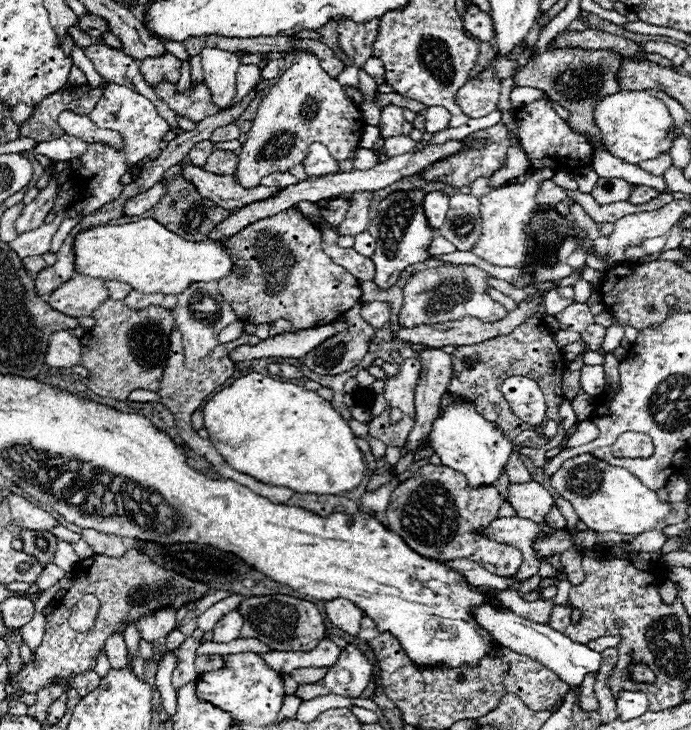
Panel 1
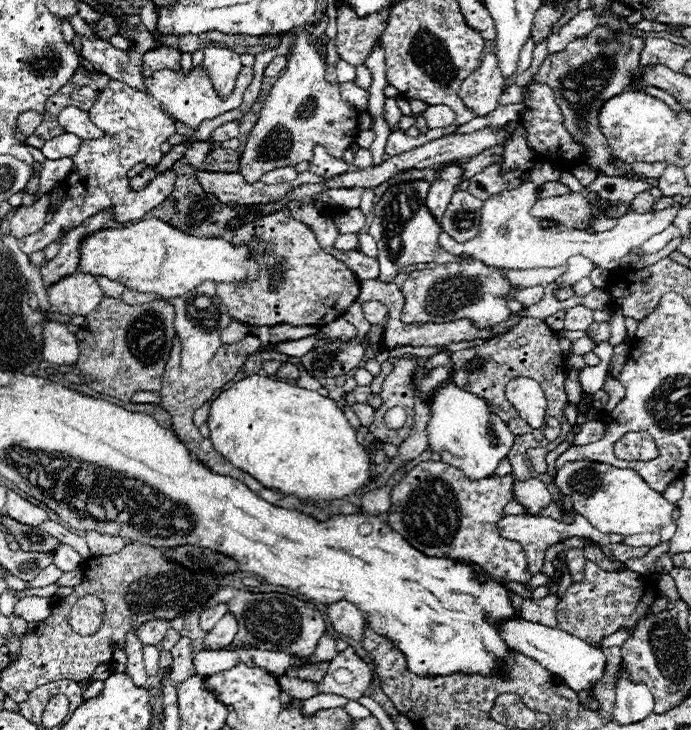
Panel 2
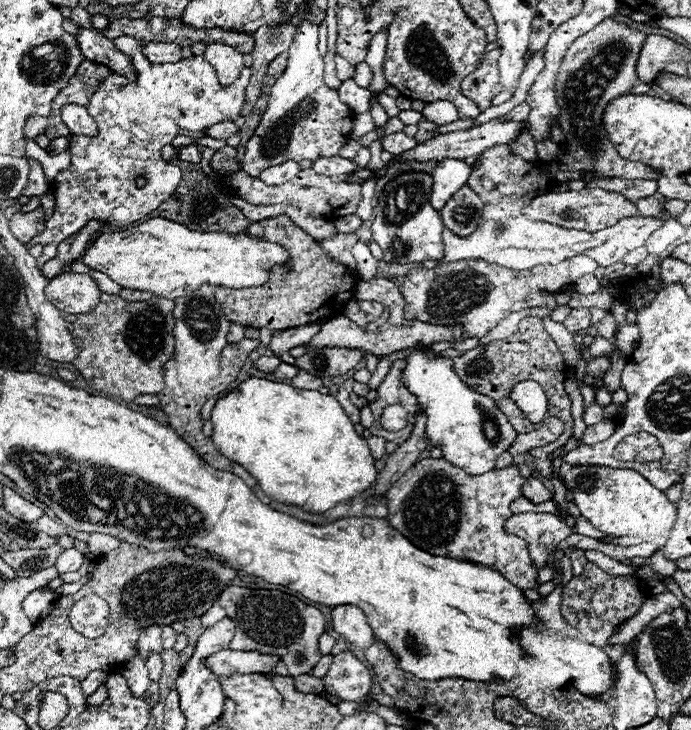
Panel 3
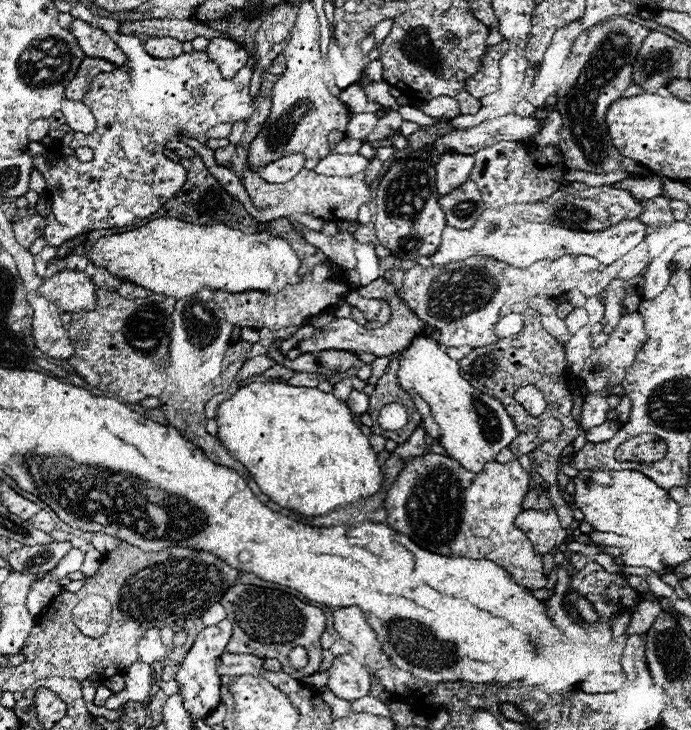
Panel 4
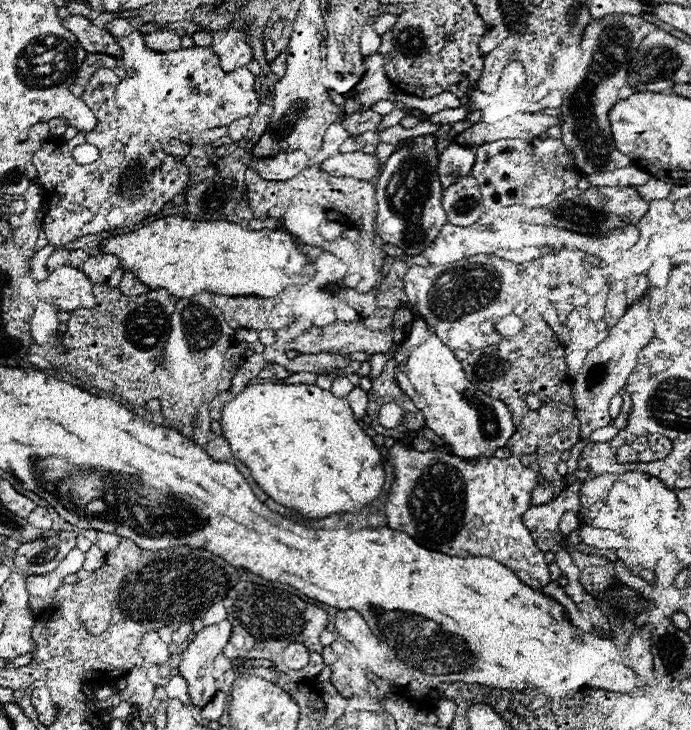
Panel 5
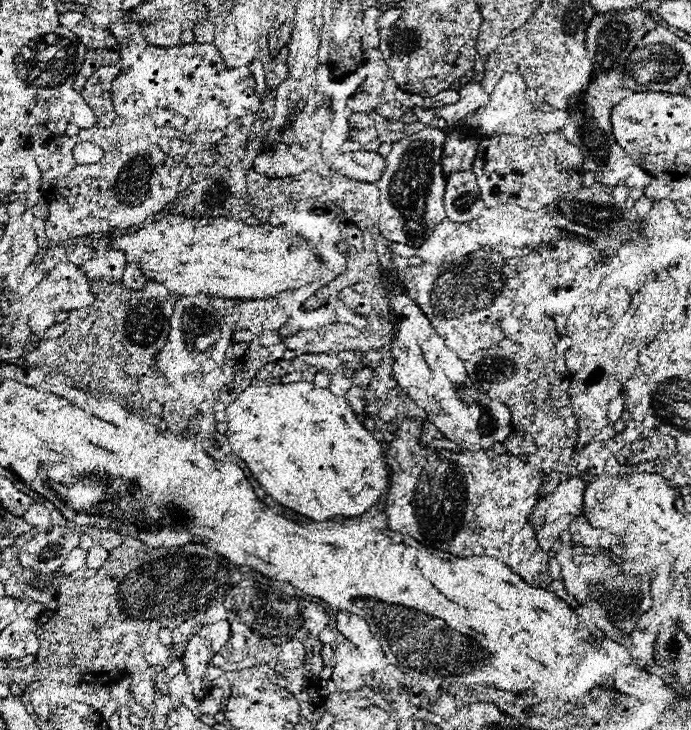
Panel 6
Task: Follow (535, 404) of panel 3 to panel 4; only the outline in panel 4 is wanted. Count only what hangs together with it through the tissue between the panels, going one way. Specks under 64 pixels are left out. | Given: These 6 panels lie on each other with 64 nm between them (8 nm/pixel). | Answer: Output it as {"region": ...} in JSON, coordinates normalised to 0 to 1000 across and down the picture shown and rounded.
{"region":[[[773,526],[750,532],[747,540],[744,540],[744,545],[750,548],[750,553],[755,553],[755,559],[758,559],[761,564],[767,564],[767,567],[776,570],[776,573],[790,562],[787,540],[784,540]]]}

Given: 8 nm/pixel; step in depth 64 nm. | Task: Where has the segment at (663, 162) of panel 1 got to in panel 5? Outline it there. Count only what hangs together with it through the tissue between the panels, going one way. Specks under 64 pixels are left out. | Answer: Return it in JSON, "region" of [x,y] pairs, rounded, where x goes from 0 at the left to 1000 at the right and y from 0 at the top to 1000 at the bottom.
{"region":[[[883,19],[863,30],[854,30],[845,38],[839,55],[839,93],[845,90],[842,112],[834,123],[822,123],[822,151],[813,145],[813,195],[831,216],[831,225],[839,236],[880,236],[889,230],[915,227],[915,219],[889,203],[883,184],[880,153],[894,140],[894,123],[909,115],[909,90],[920,74],[926,58],[949,36],[932,30],[926,22],[909,19]]]}

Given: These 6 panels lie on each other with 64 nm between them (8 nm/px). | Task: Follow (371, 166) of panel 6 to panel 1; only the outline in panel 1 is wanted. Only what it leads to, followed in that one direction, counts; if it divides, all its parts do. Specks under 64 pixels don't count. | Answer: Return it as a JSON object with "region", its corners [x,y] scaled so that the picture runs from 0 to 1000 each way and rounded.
{"region":[[[460,195],[449,197],[446,214],[437,219],[437,227],[440,227],[440,233],[443,233],[446,241],[469,241],[469,238],[489,236],[489,222]]]}

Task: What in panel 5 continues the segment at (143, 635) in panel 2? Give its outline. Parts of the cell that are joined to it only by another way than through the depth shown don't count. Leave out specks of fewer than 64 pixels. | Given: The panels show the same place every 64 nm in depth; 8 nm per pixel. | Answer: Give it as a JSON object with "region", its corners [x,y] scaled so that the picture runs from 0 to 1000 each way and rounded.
{"region":[[[214,866],[203,877],[203,899],[208,901],[211,910],[237,910],[246,899],[243,882],[237,882],[229,871],[229,866]]]}

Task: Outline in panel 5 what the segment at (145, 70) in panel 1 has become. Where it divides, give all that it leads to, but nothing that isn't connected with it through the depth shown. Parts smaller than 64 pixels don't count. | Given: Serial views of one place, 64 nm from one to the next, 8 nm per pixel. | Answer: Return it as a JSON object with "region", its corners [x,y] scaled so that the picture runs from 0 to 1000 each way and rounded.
{"region":[[[232,41],[208,49],[208,60],[214,68],[223,71],[255,71],[260,68],[260,49],[255,49],[255,44]]]}

